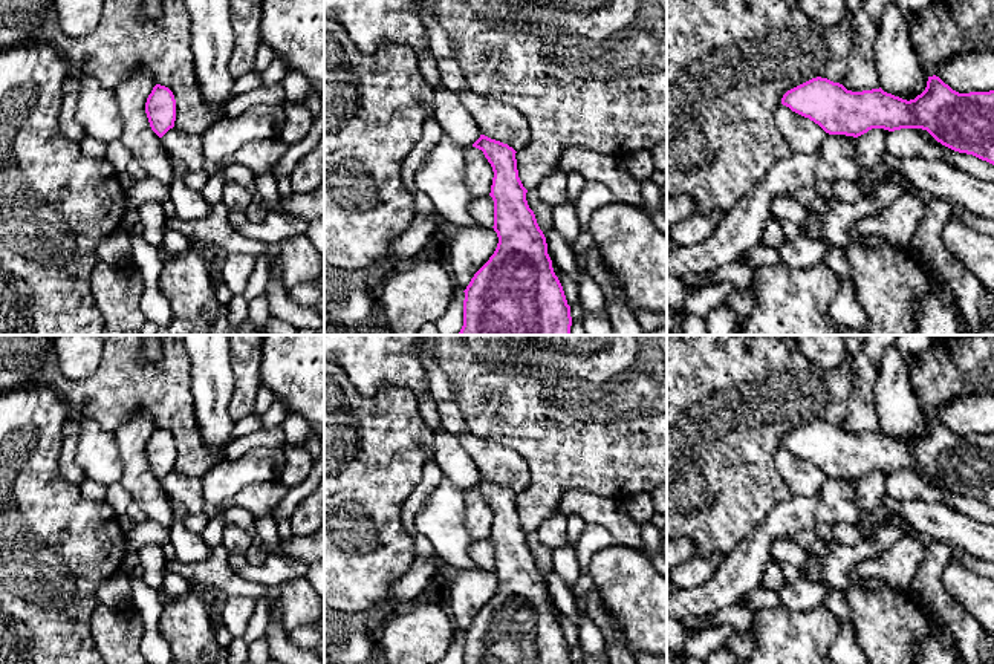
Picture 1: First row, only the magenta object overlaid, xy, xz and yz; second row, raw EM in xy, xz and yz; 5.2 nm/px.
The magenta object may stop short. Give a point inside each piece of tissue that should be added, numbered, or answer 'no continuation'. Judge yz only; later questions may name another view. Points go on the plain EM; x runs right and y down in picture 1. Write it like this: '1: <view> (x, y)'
no continuation

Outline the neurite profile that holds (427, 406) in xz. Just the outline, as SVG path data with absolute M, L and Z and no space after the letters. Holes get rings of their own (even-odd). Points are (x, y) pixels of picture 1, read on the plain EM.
M430 390L422 399L417 401L417 407L424 422L431 428L433 433L443 428L437 410L437 402L431 396Z

